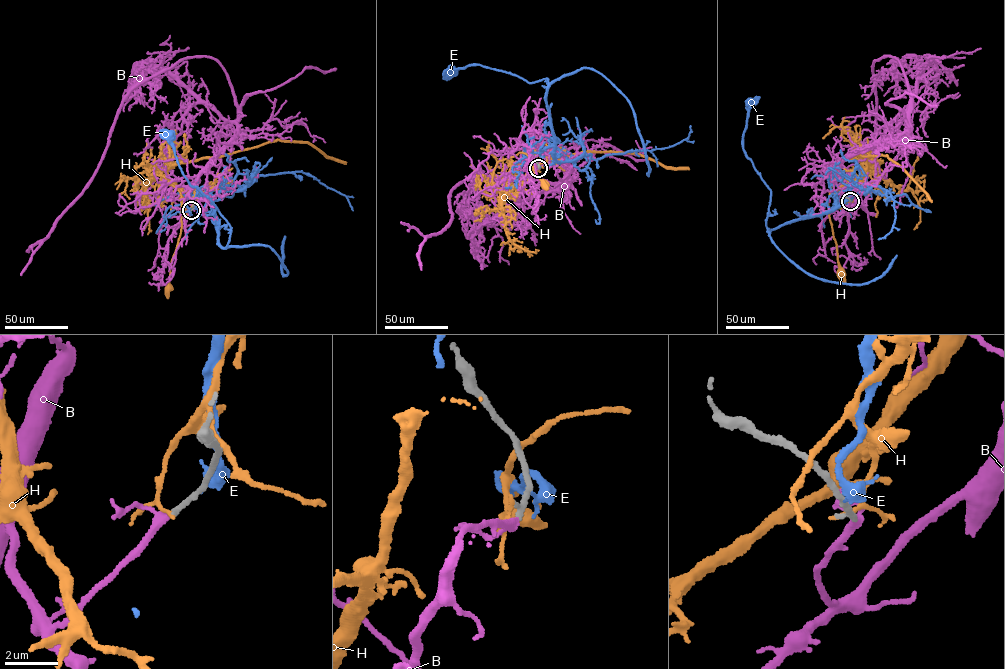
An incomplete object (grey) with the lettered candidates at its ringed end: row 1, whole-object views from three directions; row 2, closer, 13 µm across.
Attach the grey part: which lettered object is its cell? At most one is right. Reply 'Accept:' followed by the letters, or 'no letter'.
Accept: B

